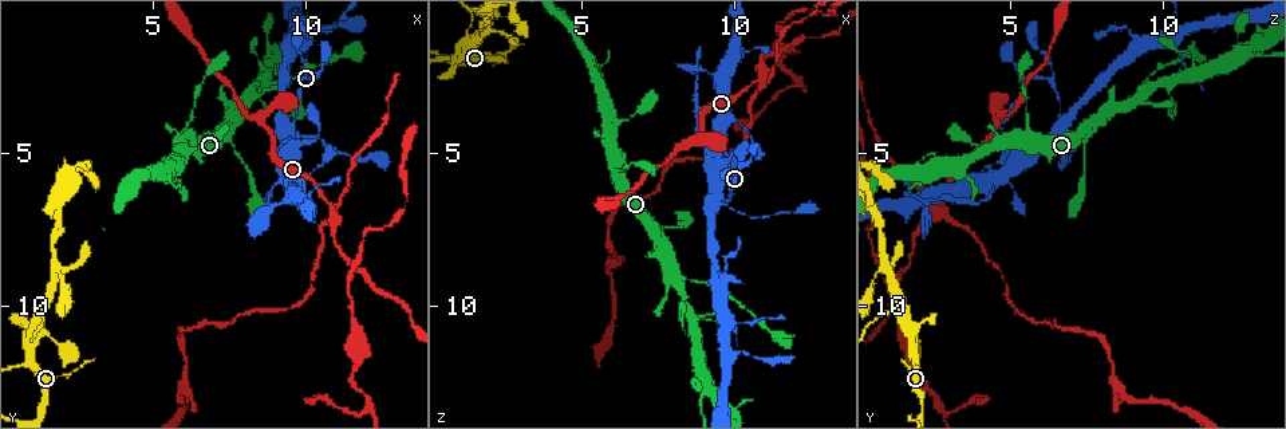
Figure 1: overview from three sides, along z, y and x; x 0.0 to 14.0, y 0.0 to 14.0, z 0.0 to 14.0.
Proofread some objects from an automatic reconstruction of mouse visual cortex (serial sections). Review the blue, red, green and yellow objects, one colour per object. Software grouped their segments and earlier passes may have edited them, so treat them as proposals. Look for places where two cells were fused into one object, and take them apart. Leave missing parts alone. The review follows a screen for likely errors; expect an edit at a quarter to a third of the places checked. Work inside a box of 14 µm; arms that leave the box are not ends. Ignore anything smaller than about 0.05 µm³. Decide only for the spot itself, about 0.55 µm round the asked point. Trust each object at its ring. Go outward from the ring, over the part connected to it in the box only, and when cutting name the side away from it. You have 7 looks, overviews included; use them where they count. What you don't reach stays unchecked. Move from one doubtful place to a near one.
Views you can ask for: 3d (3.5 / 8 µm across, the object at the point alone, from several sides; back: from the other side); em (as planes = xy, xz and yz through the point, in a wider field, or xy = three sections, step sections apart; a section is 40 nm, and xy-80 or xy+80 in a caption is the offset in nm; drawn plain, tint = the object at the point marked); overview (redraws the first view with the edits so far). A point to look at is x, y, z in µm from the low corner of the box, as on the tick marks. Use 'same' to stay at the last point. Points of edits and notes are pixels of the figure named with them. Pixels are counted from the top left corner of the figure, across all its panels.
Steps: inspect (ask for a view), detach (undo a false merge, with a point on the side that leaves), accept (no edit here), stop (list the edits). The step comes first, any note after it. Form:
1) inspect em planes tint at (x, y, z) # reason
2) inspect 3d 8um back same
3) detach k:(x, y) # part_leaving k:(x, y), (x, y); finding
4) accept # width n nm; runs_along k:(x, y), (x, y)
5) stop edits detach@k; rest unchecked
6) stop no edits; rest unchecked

inspect 3d 3.5um at (1.1, 10.8, 1.8) # a narrow waist

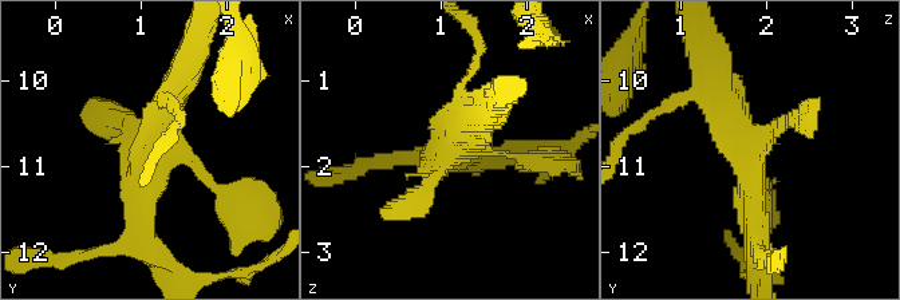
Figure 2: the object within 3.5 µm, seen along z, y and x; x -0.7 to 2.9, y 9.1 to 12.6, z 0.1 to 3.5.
inspect em xy step 2 tint at (1.10, 10.75, 1.80) # now the EM

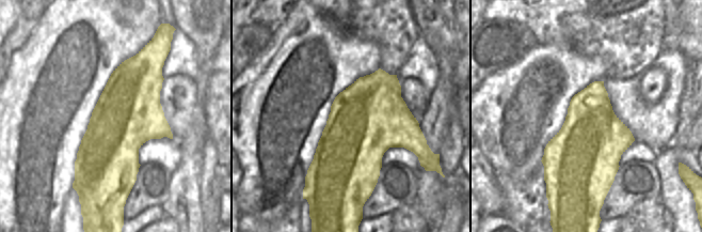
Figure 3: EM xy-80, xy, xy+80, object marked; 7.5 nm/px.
accept # runs_along 2:(758, 233), (752, 152), (714, 74); all the same cell

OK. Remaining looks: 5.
inspect 3d 3.5um back at (1.7, 8.7, 0.9) # four-way junction

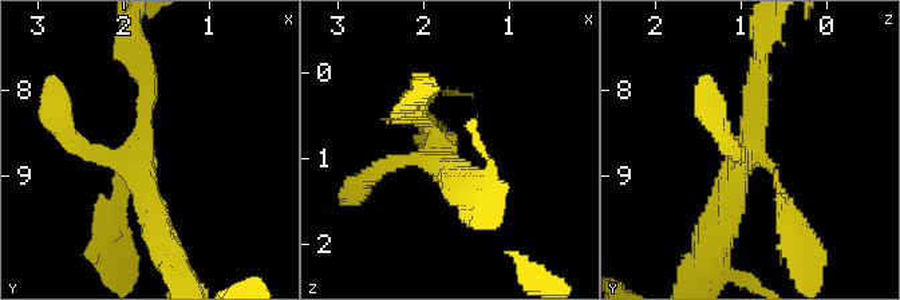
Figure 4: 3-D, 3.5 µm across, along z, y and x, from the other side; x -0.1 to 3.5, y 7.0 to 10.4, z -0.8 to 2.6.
inspect em xy step 5 tint at (1.80, 8.70, 0.95) # arms 4; arm_widths 150, 200, 250, 350 nm

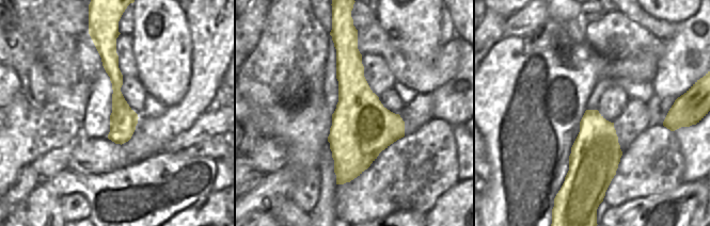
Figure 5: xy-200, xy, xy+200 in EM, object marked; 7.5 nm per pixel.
accept # runs_along 4:(718, 229), (750, 142), (760, 60); continuous, no second cell

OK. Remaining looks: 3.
inspect 3d 8um at (8.2, 3.1, 9.3) # small branch off a trunk

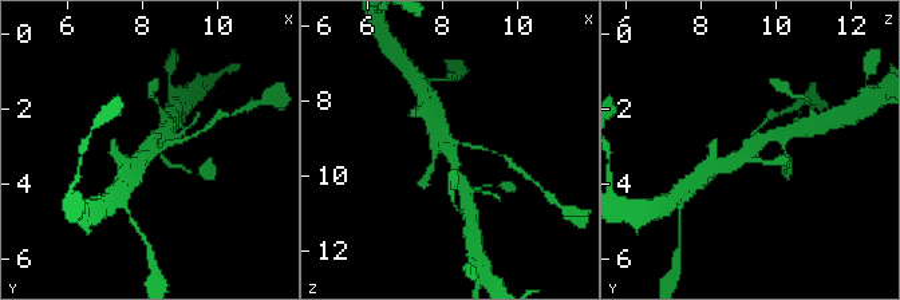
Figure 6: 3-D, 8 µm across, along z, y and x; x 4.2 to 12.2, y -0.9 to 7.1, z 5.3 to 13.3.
inspect 3d 3.5um at (8.2, 3.1, 9.3) # zoom in

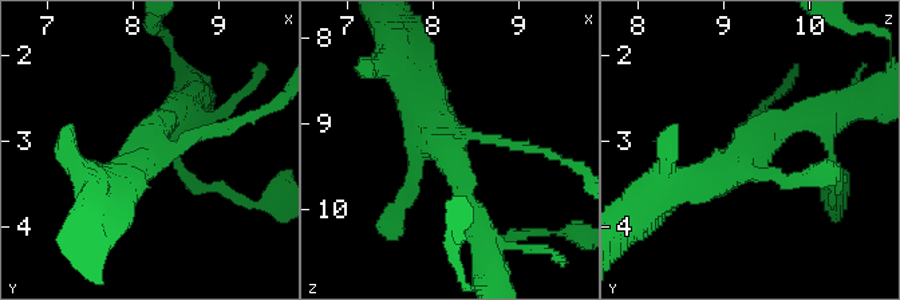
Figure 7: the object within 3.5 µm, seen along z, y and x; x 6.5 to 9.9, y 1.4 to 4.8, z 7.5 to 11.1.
inspect em xy step 1 tint at (8.20, 3.10, 9.30) # need the tissue

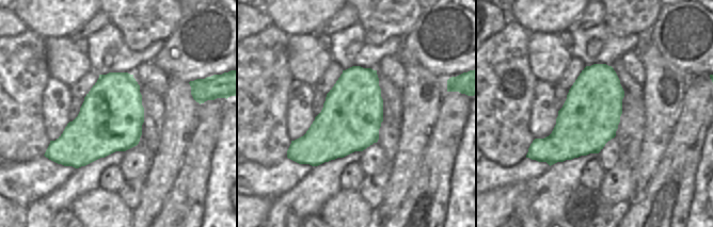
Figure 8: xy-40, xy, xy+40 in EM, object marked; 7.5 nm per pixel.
accept # runs_along 7:(685, 186), (821, 117); all the same cell

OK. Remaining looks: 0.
stop no edits; rest unchecked

